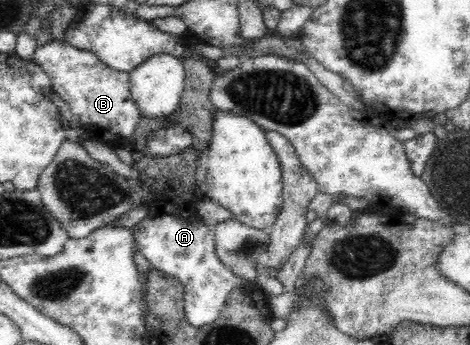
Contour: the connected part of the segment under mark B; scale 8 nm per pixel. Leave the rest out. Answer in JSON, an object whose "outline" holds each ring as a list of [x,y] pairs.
{"outline":[[[66,40],[49,41],[39,46],[32,60],[51,78],[53,91],[69,105],[69,109],[87,129],[98,131],[103,139],[125,141],[134,131],[141,115],[130,94],[130,74],[115,71],[94,53],[73,47]]]}

